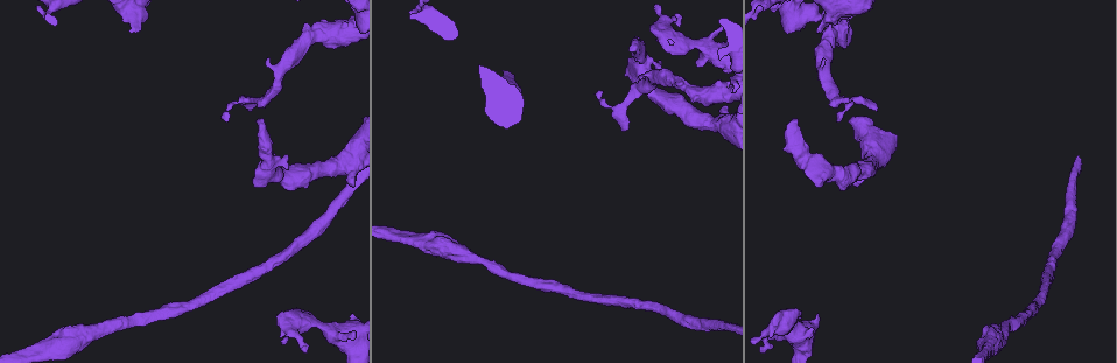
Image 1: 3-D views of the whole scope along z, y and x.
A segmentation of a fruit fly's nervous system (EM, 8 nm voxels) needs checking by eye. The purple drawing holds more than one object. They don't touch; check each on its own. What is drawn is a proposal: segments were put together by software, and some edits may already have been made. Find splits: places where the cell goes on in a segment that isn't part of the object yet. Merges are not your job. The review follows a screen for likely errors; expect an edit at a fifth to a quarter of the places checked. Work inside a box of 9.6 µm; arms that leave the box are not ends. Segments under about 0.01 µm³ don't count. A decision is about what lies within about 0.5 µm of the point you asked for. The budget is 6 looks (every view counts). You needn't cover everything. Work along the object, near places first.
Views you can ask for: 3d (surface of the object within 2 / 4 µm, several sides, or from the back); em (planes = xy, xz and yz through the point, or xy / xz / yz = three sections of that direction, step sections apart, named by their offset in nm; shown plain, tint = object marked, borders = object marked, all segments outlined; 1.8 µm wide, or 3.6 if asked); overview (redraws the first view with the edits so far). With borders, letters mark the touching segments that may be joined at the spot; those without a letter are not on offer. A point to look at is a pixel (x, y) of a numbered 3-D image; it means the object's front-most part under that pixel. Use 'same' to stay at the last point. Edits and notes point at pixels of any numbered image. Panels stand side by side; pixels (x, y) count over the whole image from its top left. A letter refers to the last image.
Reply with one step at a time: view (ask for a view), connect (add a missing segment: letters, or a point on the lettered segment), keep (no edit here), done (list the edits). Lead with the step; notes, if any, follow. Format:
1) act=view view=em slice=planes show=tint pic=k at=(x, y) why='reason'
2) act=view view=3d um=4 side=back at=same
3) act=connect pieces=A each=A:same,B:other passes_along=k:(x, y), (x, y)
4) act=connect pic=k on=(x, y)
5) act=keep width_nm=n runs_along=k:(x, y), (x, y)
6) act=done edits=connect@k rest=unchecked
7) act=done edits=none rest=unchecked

act=view view=em slice=yz step=8 show=tint pic=1 at=(816, 33) why='thick end'

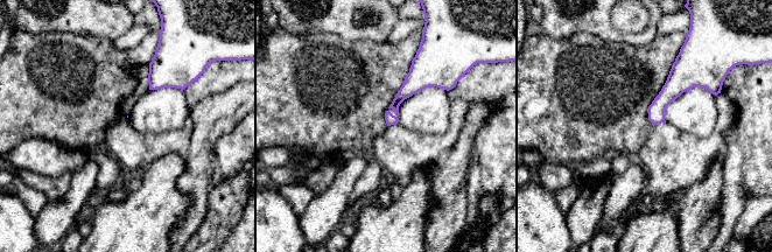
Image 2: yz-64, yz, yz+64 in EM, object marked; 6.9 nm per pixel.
act=view view=em slice=planes show=borders at=same

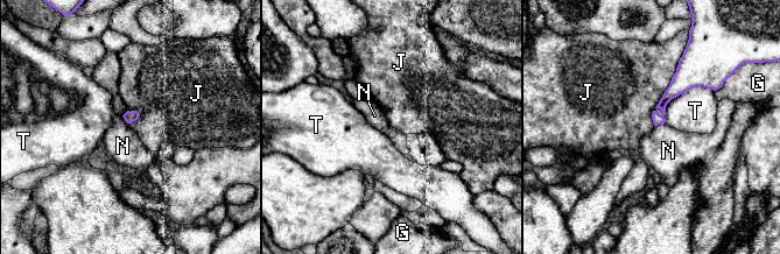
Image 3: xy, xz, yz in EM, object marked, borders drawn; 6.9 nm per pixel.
act=keep each=G:other,J:other,N:other,T:other found='none of them fits'

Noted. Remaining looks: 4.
act=view view=3d um=2 side=back pic=1 at=(629, 49) why='stops while still wide'

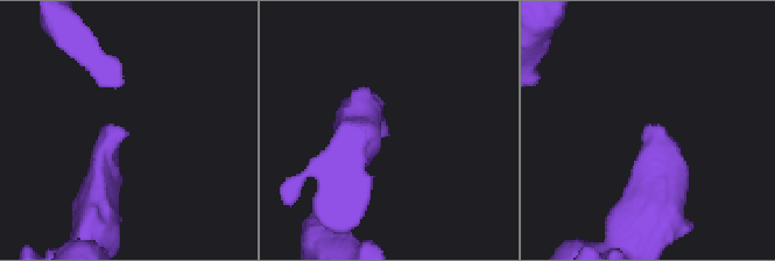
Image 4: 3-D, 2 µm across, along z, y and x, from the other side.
act=view view=em slice=planes show=borders pic=4 at=(126, 132) why='need the tissue'

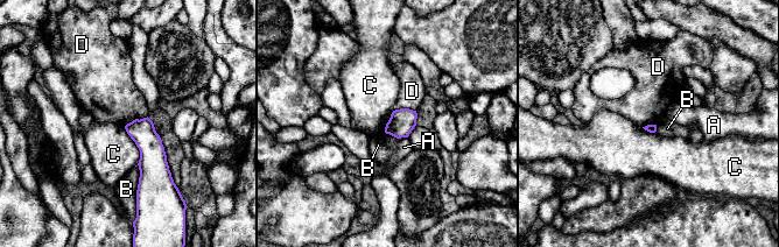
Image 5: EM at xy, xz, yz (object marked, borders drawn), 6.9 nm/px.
act=keep each=A:other,B:other,C:other,D:other border=5:(415, 110), (395, 108), (385, 127) found='none of them fits'

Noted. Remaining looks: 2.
act=view view=em slice=planes show=plain pic=1 at=(725, 108) why='an open end'

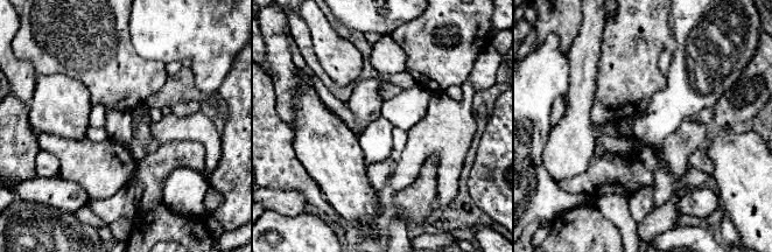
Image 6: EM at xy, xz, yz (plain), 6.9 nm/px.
act=view view=em slice=planes show=borders at=same

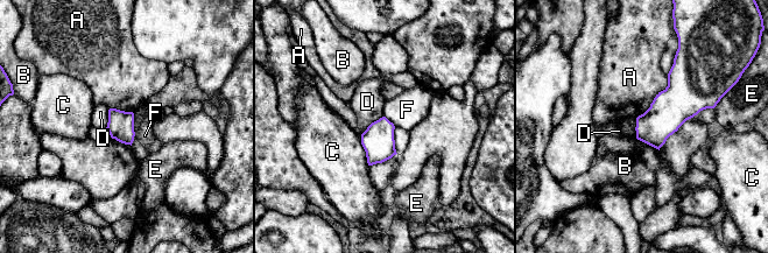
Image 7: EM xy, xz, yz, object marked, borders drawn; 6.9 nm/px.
act=keep longest_contact=A:380nm each=A:other,B:other,C:other,D:other,E:other,F:other found='no lettered segment goes on from it'

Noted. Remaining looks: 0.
act=done edits=none rest=unchecked

